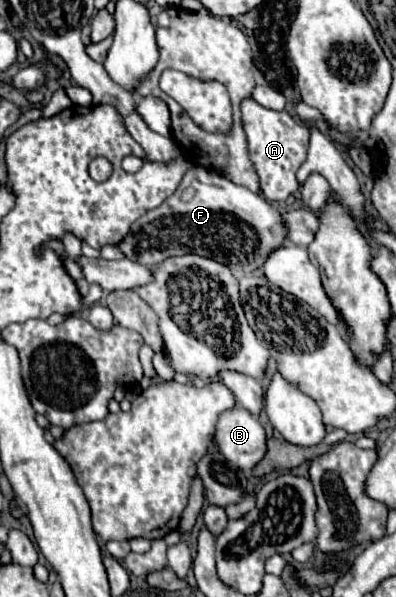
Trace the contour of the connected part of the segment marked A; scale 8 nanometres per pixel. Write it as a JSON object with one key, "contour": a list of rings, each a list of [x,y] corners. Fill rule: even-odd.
{"contour":[[[245,98],[241,102],[241,112],[243,112],[243,130],[247,134],[249,158],[259,176],[261,192],[269,202],[283,202],[299,188],[297,170],[305,162],[305,146],[311,130],[285,110],[283,112],[267,110],[253,98]]]}

